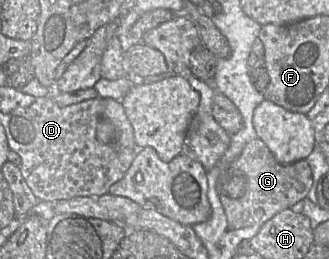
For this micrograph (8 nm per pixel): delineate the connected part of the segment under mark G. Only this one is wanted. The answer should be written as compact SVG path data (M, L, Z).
M258 137L245 145L240 156L231 163L230 169L240 172L238 176L245 178L246 189L240 198L231 199L226 196L222 176L217 181L217 192L227 217L229 229L262 226L277 213L303 201L313 183L313 172L306 159L293 164L280 164Z

